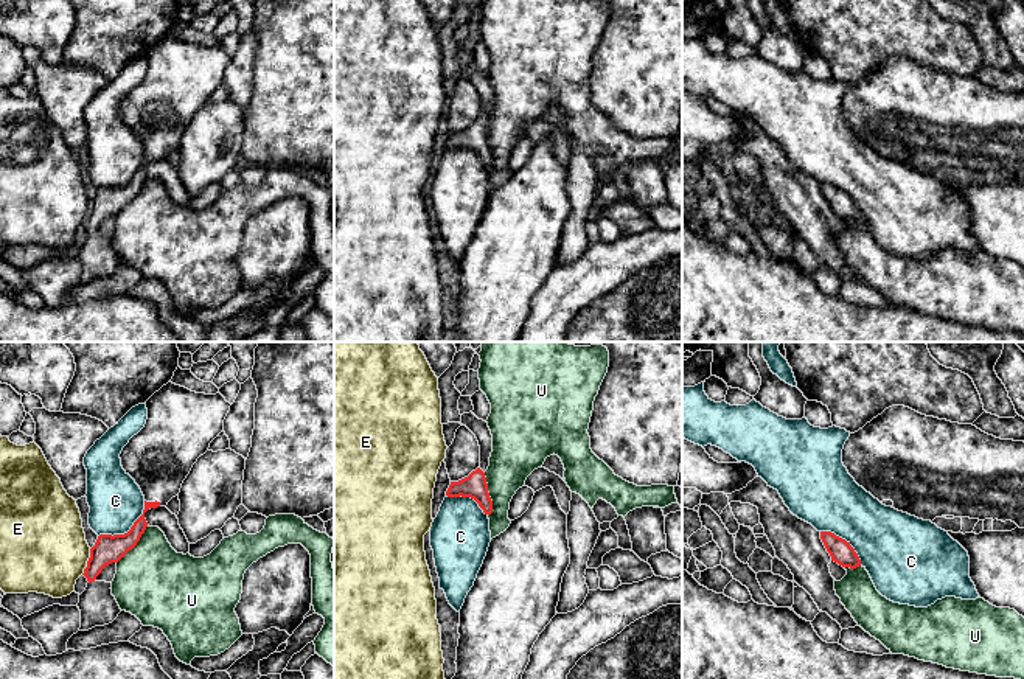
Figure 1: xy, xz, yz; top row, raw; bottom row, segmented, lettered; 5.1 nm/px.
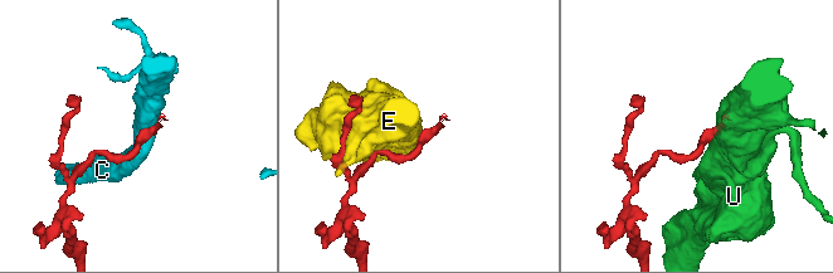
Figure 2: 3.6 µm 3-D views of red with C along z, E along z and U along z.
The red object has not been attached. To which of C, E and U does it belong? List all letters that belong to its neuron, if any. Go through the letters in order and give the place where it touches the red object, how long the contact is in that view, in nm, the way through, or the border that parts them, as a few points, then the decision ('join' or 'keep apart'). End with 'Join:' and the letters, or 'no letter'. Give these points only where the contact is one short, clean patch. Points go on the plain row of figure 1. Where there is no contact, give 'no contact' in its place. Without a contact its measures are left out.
C: xy (129, 182) | 320 nm | along xy (145, 153), (142, 167), (126, 184), (98, 188) | keep apart
E: xy (87, 213) | 140 nm | keep apart
U: xz (488, 146) | 240 nm | along xz (484, 125), (491, 153), (491, 165), (488, 168) | keep apart
Join: no letter

